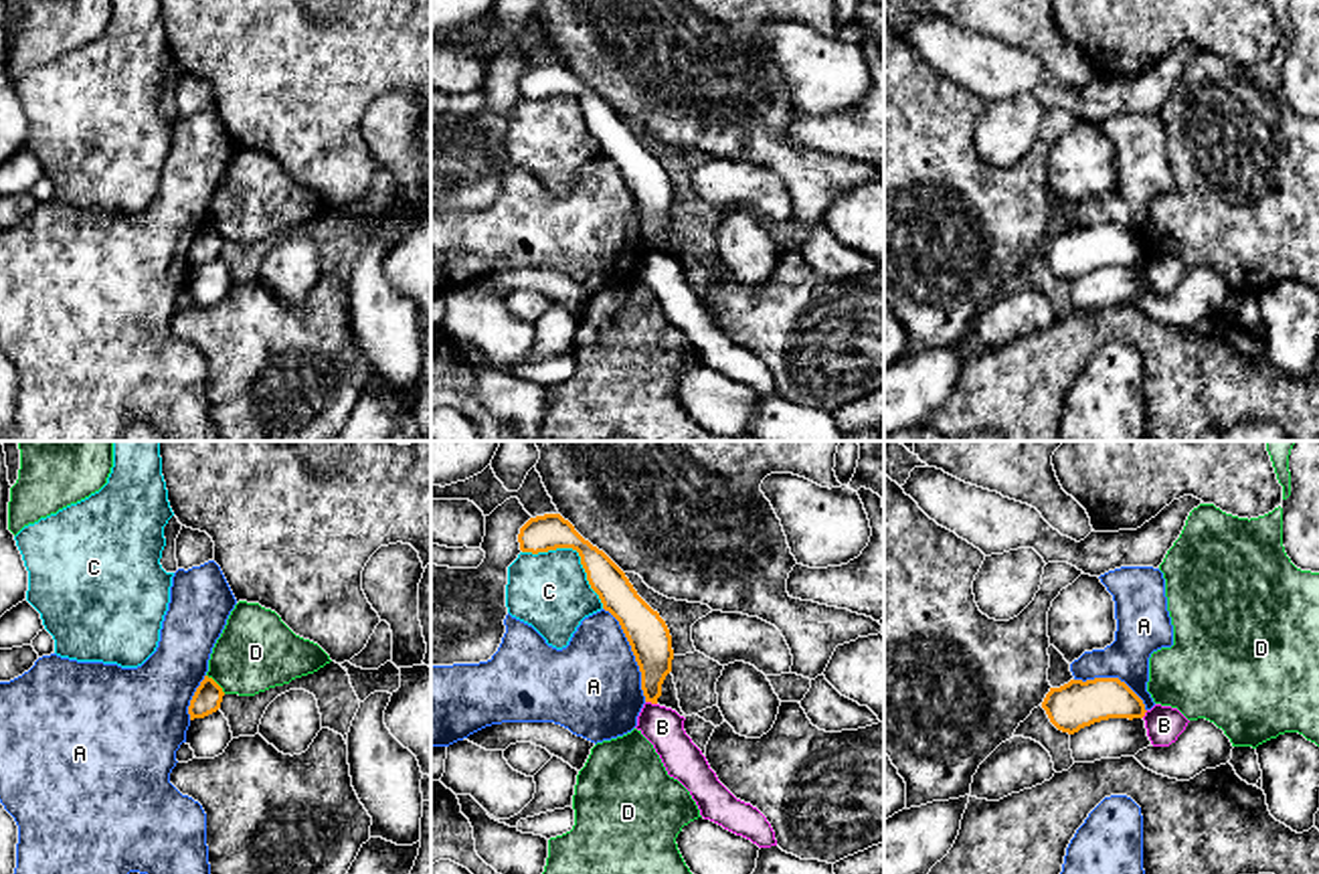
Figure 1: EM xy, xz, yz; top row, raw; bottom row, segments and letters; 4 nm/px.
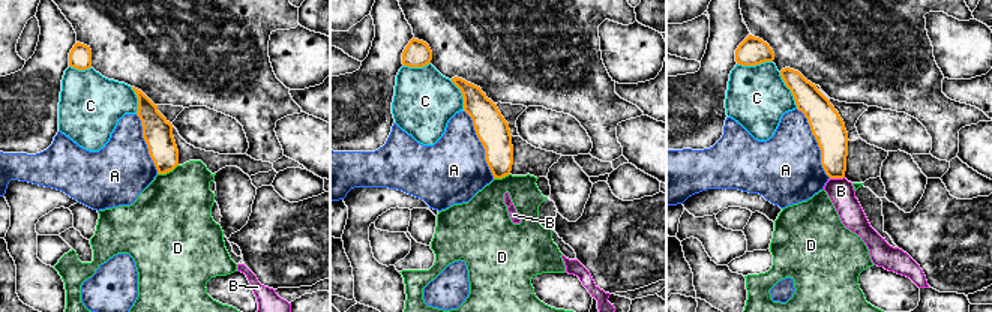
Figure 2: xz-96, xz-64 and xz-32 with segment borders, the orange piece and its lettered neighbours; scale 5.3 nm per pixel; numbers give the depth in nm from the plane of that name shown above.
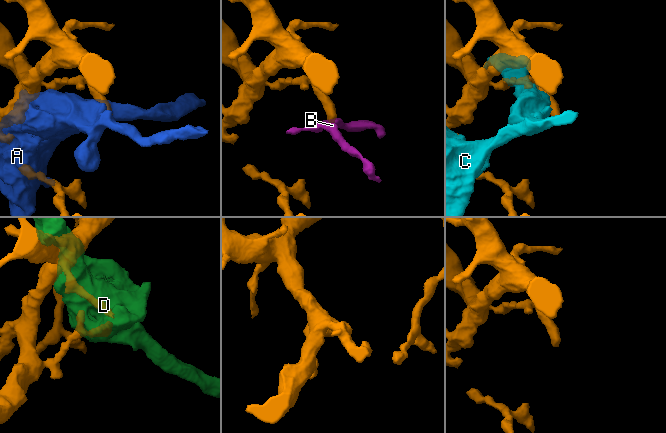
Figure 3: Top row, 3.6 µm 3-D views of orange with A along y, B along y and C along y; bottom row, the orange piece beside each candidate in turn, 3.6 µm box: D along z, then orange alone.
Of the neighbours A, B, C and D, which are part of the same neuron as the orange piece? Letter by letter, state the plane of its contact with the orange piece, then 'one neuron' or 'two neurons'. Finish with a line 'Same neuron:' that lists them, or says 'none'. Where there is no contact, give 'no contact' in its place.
A: meets orange in xz; two neurons
B: meets orange in xz; two neurons
C: meets orange in xz; two neurons
D: meets orange in xy; two neurons
Same neuron: none

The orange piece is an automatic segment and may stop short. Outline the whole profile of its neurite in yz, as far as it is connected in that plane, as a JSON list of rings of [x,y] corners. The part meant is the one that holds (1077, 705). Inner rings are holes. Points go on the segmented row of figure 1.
[[[1119,678],[1070,680],[1050,688],[1042,708],[1050,722],[1068,734],[1109,718],[1143,718],[1143,700]]]

